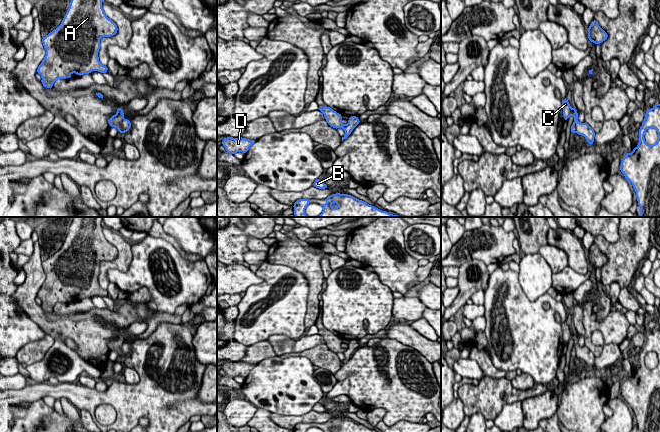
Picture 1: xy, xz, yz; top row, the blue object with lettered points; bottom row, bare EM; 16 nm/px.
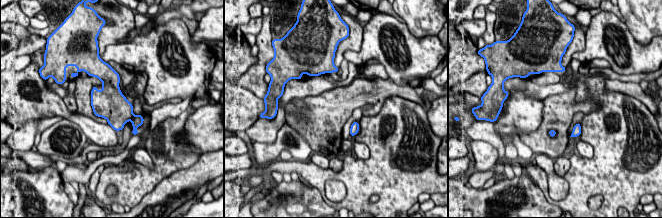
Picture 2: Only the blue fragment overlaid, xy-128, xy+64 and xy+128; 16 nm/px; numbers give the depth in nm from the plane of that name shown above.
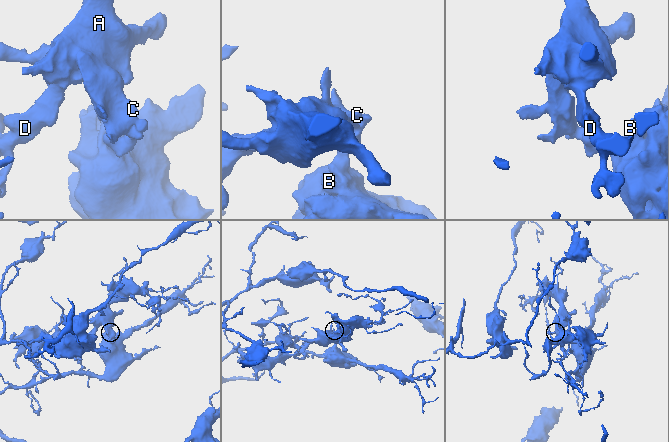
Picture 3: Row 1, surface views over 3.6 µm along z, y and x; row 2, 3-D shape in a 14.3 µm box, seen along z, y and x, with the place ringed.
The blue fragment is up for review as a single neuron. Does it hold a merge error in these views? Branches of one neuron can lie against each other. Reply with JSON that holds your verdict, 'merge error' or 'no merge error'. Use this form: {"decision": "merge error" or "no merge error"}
{"decision": "merge error"}

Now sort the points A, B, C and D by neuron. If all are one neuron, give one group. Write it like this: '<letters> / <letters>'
A C D / B

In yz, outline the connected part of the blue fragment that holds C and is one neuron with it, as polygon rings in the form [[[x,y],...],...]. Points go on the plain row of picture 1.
[[[564,322],[562,324],[562,330],[563,330],[563,342],[564,344],[568,344],[569,340],[572,339],[574,341],[574,346],[571,350],[571,357],[576,357],[576,350],[575,350],[575,346],[578,343],[578,336],[574,330],[574,332],[572,333],[570,330],[570,327],[568,326],[568,324],[566,322]]]

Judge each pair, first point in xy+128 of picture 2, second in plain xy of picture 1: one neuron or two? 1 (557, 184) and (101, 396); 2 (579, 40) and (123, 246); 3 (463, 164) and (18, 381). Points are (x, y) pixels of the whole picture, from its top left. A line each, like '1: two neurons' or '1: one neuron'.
1: two neurons
2: one neuron
3: one neuron

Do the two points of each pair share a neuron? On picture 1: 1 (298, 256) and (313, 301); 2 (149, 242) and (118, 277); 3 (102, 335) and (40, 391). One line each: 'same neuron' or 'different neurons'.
1: same neuron
2: same neuron
3: different neurons

